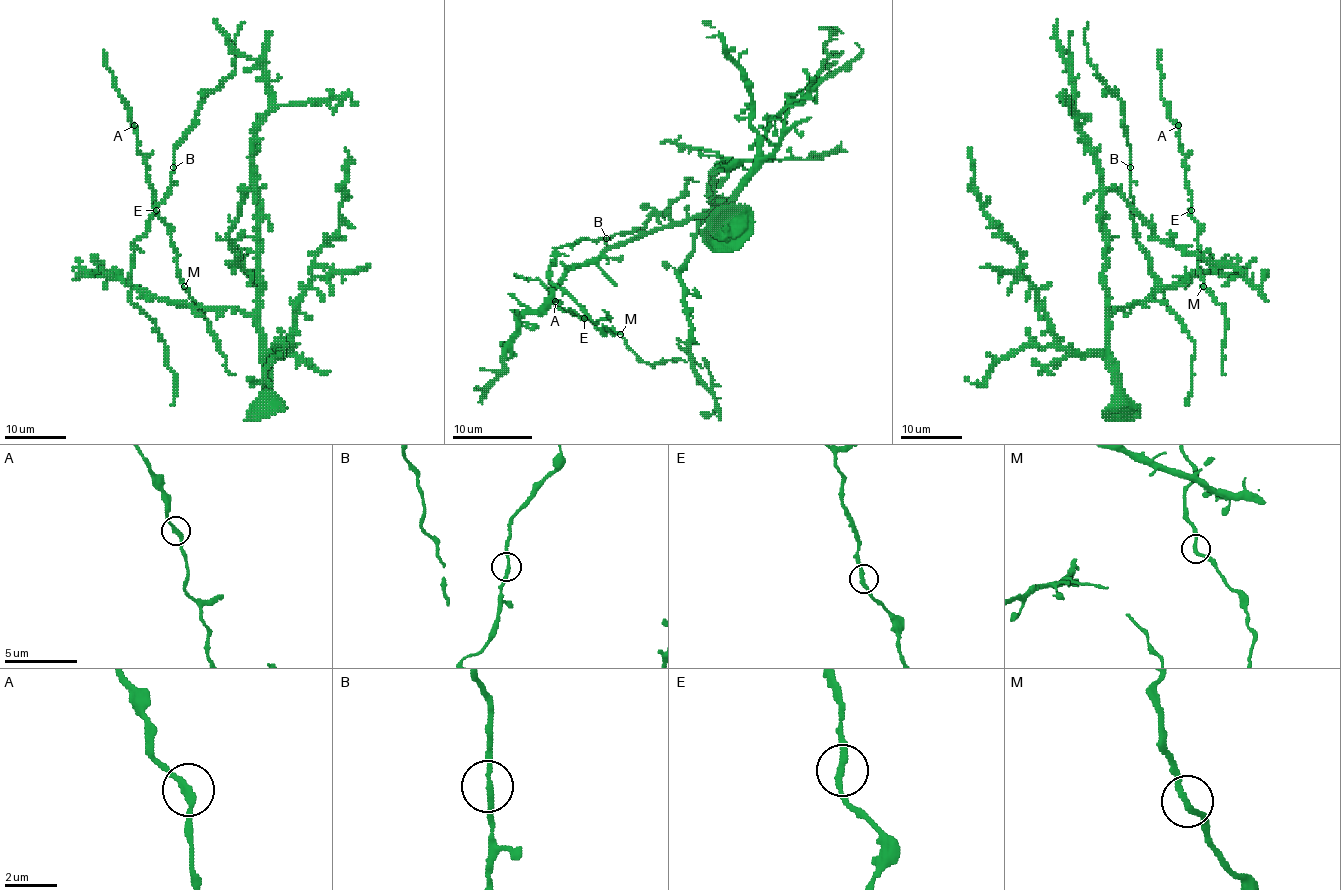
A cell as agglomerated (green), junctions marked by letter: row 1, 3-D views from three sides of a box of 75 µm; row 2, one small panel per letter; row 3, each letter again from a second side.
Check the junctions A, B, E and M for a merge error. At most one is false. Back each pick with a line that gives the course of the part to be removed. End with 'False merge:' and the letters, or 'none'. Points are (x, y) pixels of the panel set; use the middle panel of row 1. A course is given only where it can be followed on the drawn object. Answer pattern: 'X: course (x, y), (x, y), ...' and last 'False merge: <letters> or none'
False merge: none

